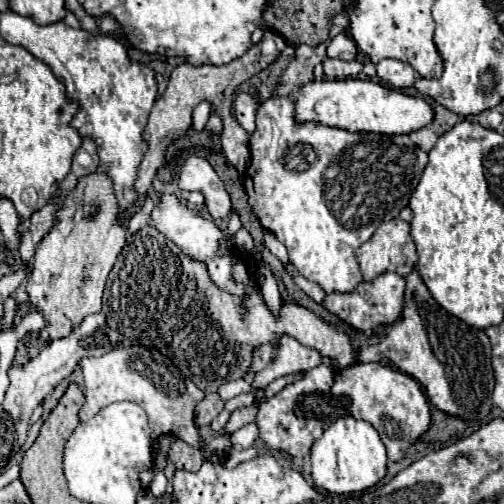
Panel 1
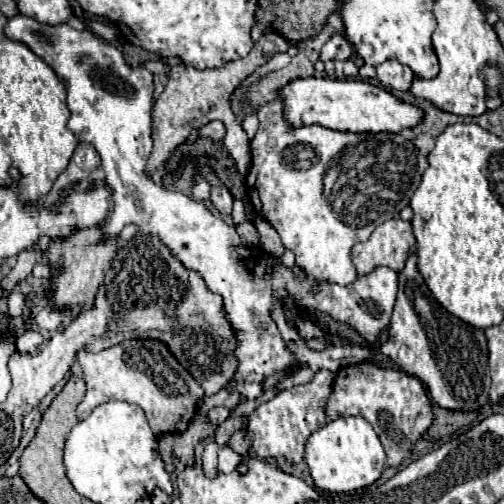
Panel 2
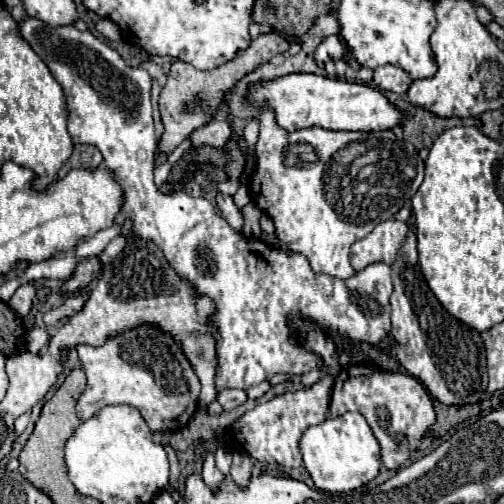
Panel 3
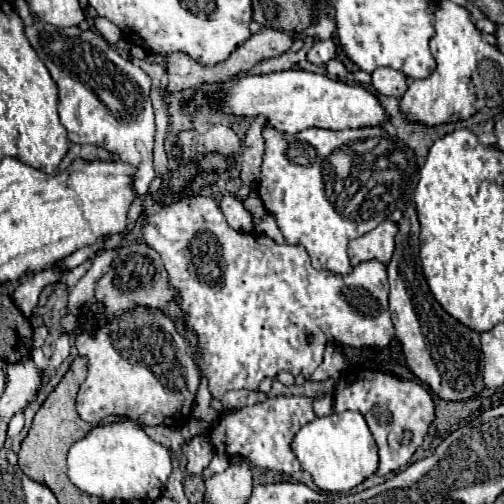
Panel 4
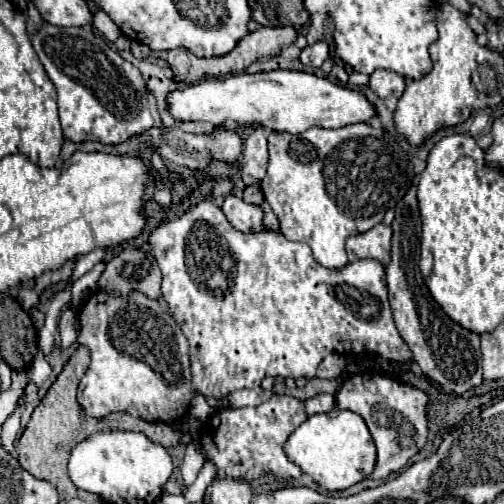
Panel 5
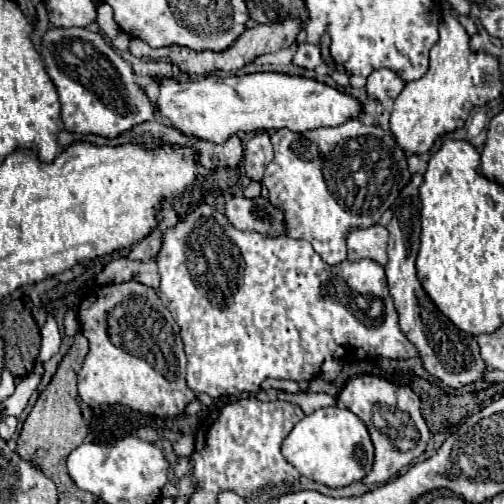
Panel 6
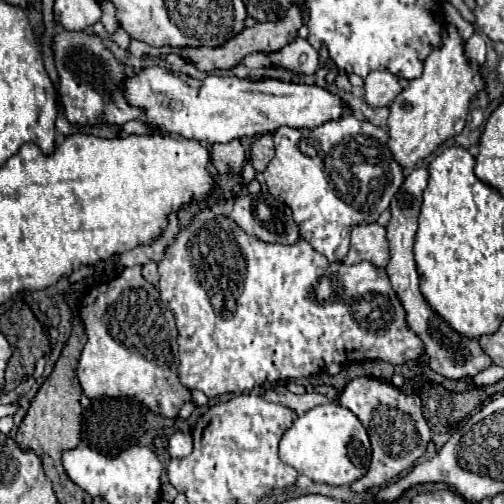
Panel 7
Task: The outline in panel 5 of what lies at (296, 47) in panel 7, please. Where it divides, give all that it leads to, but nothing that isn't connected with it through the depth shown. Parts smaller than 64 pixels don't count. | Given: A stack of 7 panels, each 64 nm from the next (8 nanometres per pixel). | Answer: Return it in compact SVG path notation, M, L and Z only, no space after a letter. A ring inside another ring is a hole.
M316 42L316 44L312 44L312 46L306 46L302 52L300 52L300 62L302 64L310 64L310 66L314 66L314 68L320 68L322 66L322 62L326 60L330 56L330 48L328 48L328 44L326 42Z

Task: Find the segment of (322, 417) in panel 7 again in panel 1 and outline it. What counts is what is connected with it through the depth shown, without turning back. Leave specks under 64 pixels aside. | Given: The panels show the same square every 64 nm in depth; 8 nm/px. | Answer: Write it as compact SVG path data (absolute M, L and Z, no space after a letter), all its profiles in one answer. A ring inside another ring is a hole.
M348 414L338 416L330 422L330 426L322 432L320 438L314 440L310 448L310 466L312 480L318 488L336 494L362 492L372 488L386 474L386 448L380 442L378 432L364 420L356 420Z

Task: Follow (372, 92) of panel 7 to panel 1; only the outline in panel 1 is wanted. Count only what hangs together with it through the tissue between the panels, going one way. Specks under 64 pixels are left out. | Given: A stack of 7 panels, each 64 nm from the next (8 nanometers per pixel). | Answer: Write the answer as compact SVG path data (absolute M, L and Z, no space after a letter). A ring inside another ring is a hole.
M382 60L378 66L378 76L382 82L390 84L392 88L408 88L414 84L414 78L416 78L416 72L410 64L406 62L400 62L400 60Z

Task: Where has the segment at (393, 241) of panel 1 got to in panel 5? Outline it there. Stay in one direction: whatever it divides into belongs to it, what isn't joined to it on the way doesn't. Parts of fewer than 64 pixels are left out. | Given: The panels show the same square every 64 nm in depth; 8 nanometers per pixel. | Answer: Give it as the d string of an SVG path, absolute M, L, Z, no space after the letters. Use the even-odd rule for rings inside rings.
M376 224L368 232L350 236L346 240L348 260L356 262L362 258L374 258L386 266L390 260L390 238L392 238L392 228L386 224Z

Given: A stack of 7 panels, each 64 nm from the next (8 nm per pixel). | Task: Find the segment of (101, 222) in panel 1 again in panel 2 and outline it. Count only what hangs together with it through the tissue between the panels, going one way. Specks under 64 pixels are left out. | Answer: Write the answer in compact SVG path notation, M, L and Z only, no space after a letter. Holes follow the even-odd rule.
M84 228L74 232L64 242L56 240L46 246L44 256L48 258L48 262L56 268L62 268L60 274L54 276L52 280L52 296L58 308L84 310L92 306L92 296L96 296L96 288L102 284L104 272L110 268L110 262L118 250L114 236L110 236L106 242L100 242L100 238L102 238L100 228Z

